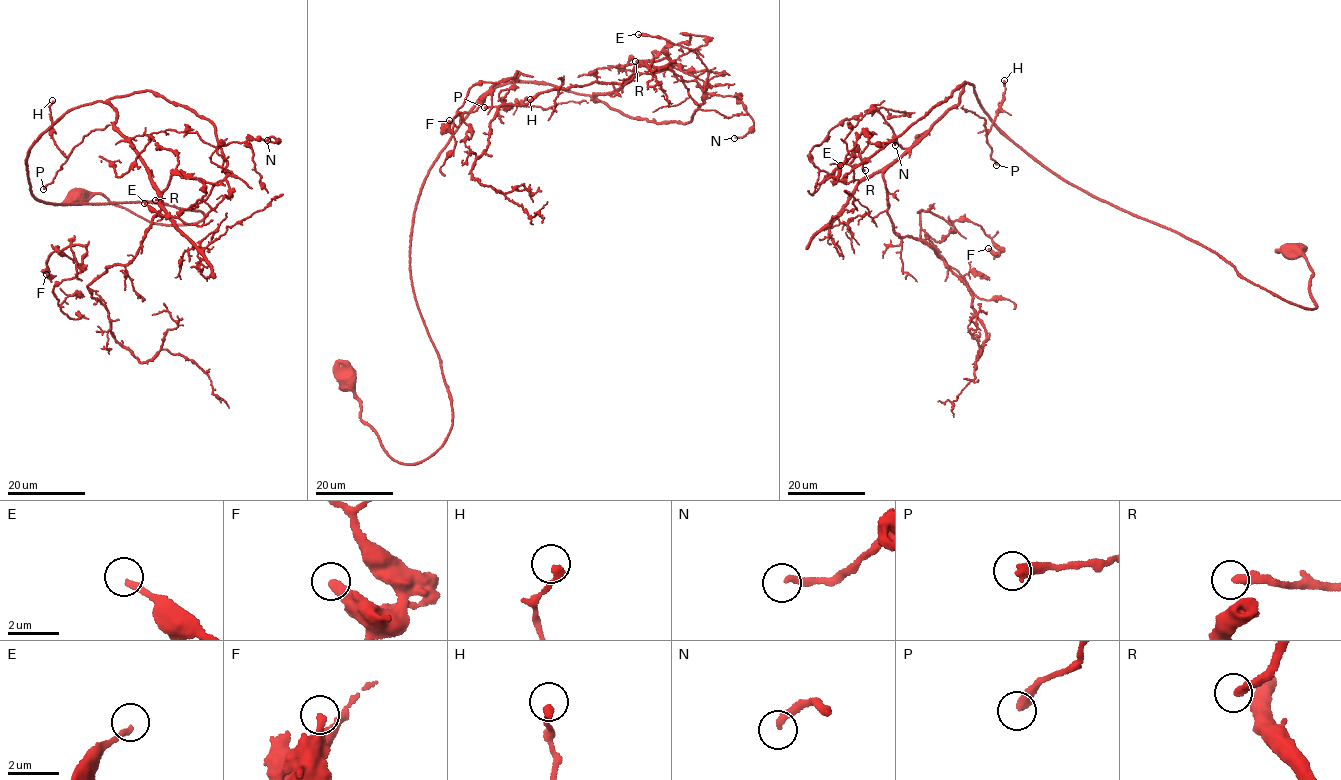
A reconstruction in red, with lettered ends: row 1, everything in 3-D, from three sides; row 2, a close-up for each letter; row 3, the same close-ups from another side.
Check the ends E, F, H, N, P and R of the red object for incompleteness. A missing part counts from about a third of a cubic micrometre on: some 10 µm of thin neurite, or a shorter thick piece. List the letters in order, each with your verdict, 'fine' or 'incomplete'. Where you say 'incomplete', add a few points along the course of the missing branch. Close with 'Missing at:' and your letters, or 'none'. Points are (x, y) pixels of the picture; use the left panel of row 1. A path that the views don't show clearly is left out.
E: incomplete
F: fine
H: fine
N: fine
P: fine
R: incomplete
Missing at: E, R

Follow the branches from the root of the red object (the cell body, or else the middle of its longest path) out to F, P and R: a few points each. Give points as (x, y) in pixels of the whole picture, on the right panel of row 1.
F: (1288, 249), (1315, 308), (1064, 181), (968, 83), (885, 171), (887, 211), (939, 257), (921, 210), (988, 248)
P: (1288, 249), (1311, 266), (1315, 308), (1064, 181), (996, 125), (968, 83), (957, 107), (985, 119), (996, 165)
R: (1288, 249), (1311, 266), (1315, 308), (1064, 181), (1001, 130), (965, 82), (852, 166), (857, 147), (865, 170)

